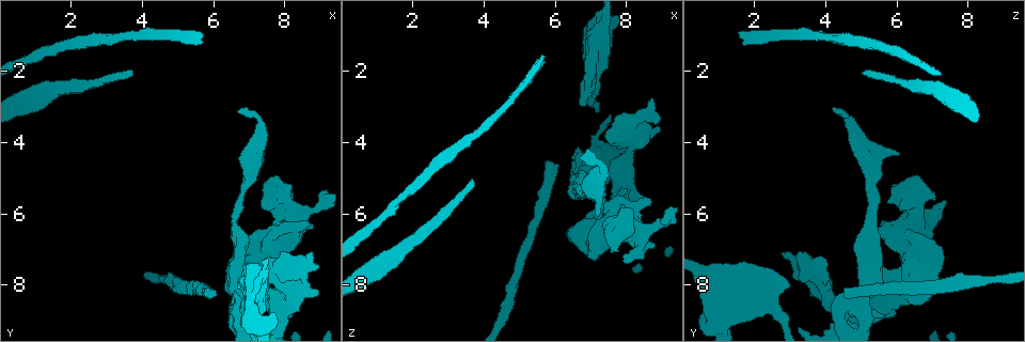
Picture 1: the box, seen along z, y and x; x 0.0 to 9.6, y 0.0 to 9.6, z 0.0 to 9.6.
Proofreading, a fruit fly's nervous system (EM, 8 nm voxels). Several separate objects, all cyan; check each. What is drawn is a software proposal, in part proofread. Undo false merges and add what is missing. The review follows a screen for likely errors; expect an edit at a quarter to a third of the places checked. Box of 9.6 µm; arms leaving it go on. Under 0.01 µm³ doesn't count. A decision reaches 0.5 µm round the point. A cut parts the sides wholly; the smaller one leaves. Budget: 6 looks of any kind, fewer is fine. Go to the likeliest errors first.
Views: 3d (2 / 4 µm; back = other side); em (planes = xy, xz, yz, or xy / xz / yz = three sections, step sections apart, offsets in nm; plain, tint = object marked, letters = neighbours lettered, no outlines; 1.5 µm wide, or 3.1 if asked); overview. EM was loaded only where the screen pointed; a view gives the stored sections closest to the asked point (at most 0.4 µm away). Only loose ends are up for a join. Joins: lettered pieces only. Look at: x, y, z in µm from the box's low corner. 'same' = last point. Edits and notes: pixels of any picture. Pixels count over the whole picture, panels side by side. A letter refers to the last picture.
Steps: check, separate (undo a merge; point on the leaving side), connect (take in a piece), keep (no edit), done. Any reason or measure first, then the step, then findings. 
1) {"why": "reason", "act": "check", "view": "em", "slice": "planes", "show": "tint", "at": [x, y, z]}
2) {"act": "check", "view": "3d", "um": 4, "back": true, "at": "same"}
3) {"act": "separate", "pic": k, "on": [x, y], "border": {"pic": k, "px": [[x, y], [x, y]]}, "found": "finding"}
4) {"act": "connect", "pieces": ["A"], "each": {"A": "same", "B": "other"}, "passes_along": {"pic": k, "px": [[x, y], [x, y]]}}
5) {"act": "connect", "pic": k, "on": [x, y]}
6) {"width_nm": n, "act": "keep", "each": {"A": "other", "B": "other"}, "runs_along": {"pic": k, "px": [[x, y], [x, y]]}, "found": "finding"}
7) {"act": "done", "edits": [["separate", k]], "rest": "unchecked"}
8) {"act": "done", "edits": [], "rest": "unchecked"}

{"why": "branch stops here", "act": "check", "view": "3d", "um": 2, "at": [5.70, 1.05, 1.60]}

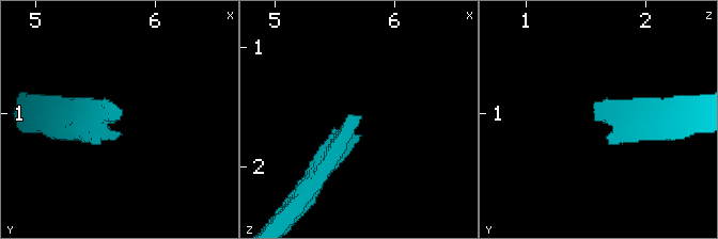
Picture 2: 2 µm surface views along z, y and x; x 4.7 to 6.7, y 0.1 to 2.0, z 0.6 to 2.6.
{"why": "now the EM", "act": "check", "view": "em", "slice": "planes", "show": "letters", "at": [5.70, 1.04, 1.54]}

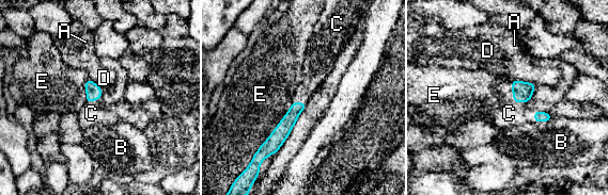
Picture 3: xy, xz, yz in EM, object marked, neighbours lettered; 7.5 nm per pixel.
{"act": "connect", "pieces": ["C"], "each": {"A": "other", "B": "other", "C": "same", "D": "other", "E": "other"}, "passes_along": {"pic": 3, "px": [[521, 91], [513, 97], [509, 113]]}, "found": "it goes on there"}

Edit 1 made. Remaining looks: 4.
{"act": "check", "view": "3d", "um": 2, "back": true, "at": [6.75, 3.05, 4.40]}

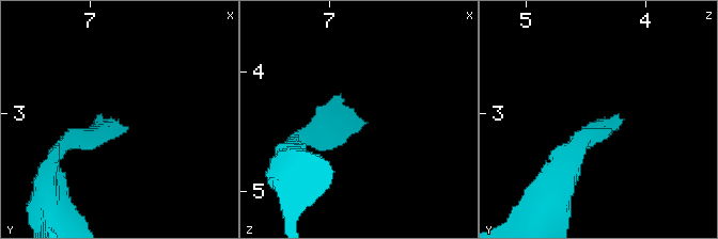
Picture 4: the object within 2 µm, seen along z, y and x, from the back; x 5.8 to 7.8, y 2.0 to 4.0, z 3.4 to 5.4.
{"why": "now the EM", "act": "check", "view": "em", "slice": "planes", "show": "letters", "at": [6.68, 3.08, 4.44]}

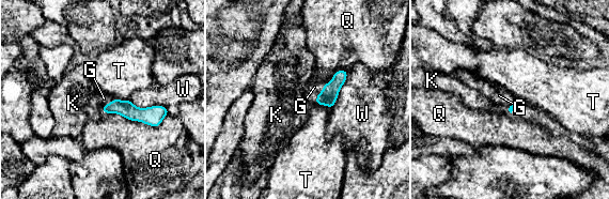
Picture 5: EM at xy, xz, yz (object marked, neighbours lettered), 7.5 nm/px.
{"act": "connect", "pieces": ["G"], "each": {"G": "same", "K": "other", "Q": "other", "T": "other", "W": "other"}, "passes_along": {"pic": 5, "px": [[330, 91], [323, 89], [314, 87]]}, "found": "it goes on there"}

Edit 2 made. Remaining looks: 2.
{"why": "branch stops here", "act": "check", "view": "3d", "um": 2, "at": [5.80, 8.25, 4.50]}

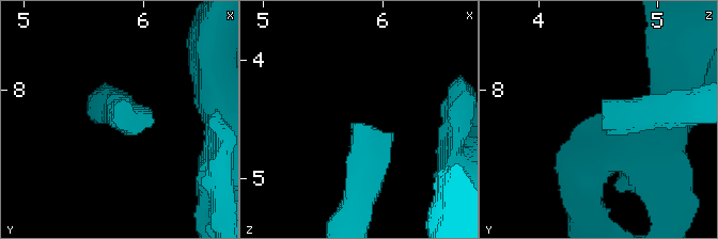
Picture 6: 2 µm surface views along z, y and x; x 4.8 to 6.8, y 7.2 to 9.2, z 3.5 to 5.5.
{"why": "shape alone is not enough", "act": "check", "view": "em", "slice": "planes", "show": "letters", "at": [5.78, 8.32, 4.54]}

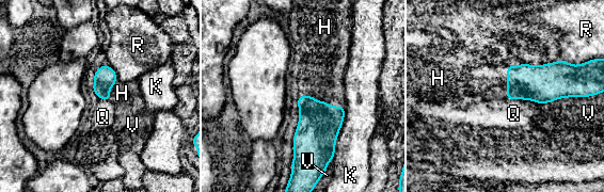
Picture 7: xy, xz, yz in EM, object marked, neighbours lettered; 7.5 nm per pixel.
{"act": "connect", "pieces": ["H"], "each": {"H": "same", "K": "other", "Q": "other", "R": "other", "V": "other"}, "passes_along": {"pic": 7, "px": [[319, 123], [321, 100], [321, 72]]}, "found": "it goes on there"}

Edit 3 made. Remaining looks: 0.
{"act": "done", "edits": [["connect", 3], ["connect", 5], ["connect", 7]], "rest": "unchecked"}

